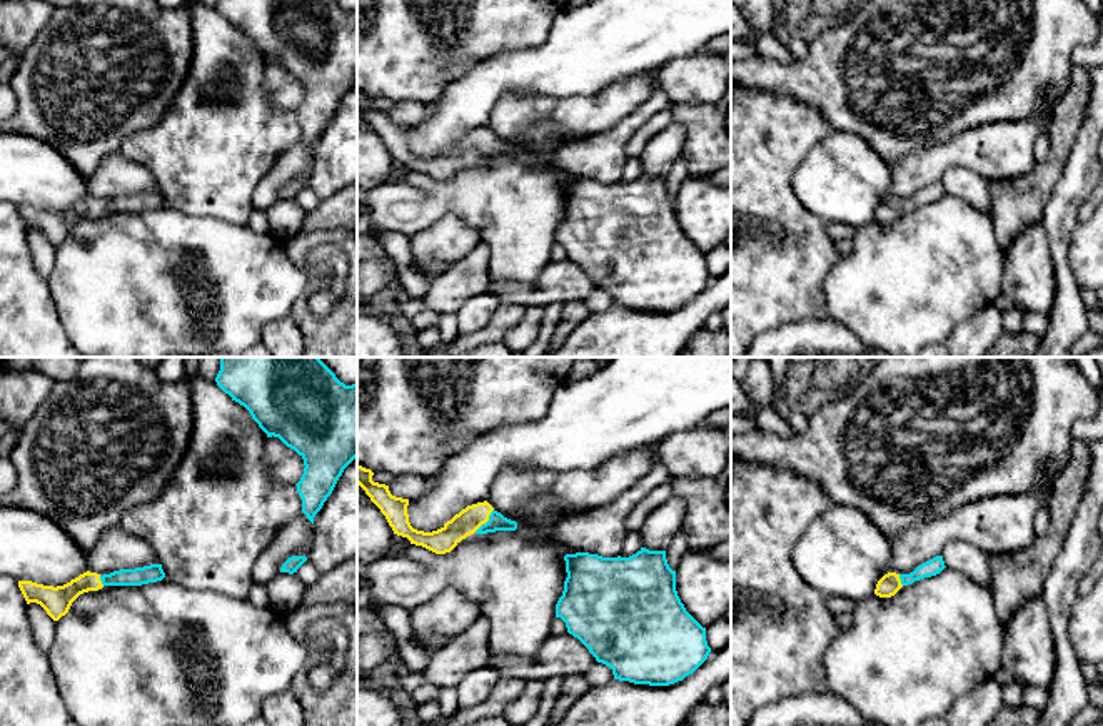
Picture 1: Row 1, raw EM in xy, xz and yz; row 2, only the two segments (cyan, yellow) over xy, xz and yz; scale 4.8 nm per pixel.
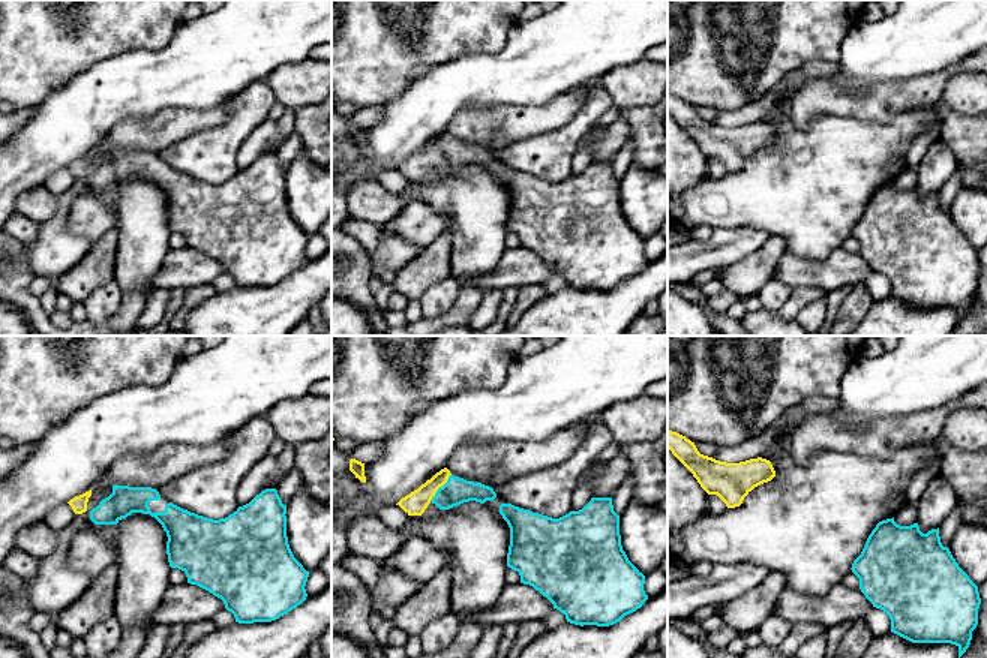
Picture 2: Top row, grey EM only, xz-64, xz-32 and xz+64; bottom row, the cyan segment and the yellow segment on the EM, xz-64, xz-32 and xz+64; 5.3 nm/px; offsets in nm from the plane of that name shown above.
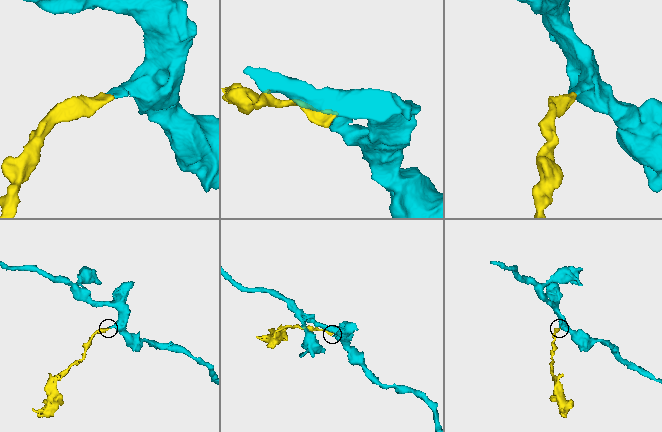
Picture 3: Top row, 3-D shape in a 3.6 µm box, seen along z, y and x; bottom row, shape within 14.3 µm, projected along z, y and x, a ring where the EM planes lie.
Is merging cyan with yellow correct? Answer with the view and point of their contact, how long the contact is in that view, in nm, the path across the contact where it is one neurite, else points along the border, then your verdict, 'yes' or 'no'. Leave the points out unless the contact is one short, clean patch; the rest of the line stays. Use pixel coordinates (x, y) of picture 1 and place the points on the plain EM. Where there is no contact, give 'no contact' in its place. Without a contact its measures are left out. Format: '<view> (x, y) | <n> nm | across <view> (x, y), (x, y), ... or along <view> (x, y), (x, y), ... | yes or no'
xz (488, 147) | 140 nm | across xz (496, 147), (488, 147), (468, 147) | yes

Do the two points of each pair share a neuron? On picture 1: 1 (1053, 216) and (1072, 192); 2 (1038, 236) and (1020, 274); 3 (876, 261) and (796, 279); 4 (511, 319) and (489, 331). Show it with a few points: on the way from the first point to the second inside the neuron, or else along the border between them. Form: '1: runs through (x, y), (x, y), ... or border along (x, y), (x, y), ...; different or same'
1: runs through (1058, 211), (1067, 197); same
2: runs through (1030, 246), (1028, 264); same
3: border along (843, 257), (831, 269), (825, 284), (826, 309); different
4: runs through (506, 319), (494, 329); same

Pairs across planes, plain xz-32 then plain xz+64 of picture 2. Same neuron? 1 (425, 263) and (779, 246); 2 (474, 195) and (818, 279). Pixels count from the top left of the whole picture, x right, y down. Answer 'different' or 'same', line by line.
1: same
2: different

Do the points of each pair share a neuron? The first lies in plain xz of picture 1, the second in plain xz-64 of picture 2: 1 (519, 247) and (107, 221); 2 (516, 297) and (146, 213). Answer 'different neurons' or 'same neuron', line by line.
1: different neurons
2: different neurons

